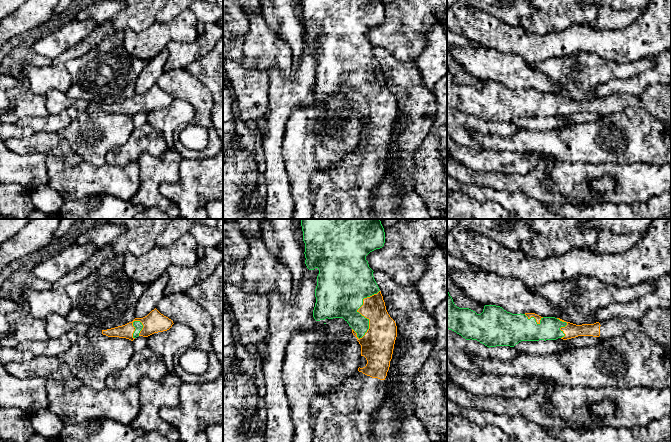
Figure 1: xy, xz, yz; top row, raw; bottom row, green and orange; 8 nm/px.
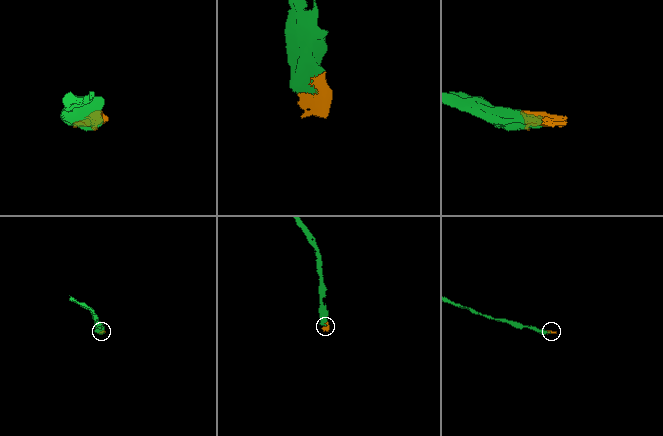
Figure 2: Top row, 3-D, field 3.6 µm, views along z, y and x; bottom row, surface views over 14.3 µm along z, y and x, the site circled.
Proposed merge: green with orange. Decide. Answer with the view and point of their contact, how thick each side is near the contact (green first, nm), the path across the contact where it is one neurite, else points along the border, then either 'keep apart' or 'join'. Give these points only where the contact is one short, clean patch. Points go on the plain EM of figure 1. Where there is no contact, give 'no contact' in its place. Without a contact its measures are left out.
xz (358, 88) | 400/240 nm | join

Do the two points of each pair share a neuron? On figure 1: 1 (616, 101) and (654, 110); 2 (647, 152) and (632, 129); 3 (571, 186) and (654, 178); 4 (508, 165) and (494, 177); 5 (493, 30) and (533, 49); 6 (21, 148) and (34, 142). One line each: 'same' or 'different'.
1: same
2: same
3: same
4: different
5: same
6: same

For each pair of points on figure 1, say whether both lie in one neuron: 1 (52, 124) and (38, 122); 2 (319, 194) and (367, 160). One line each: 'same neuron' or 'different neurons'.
1: same neuron
2: same neuron

